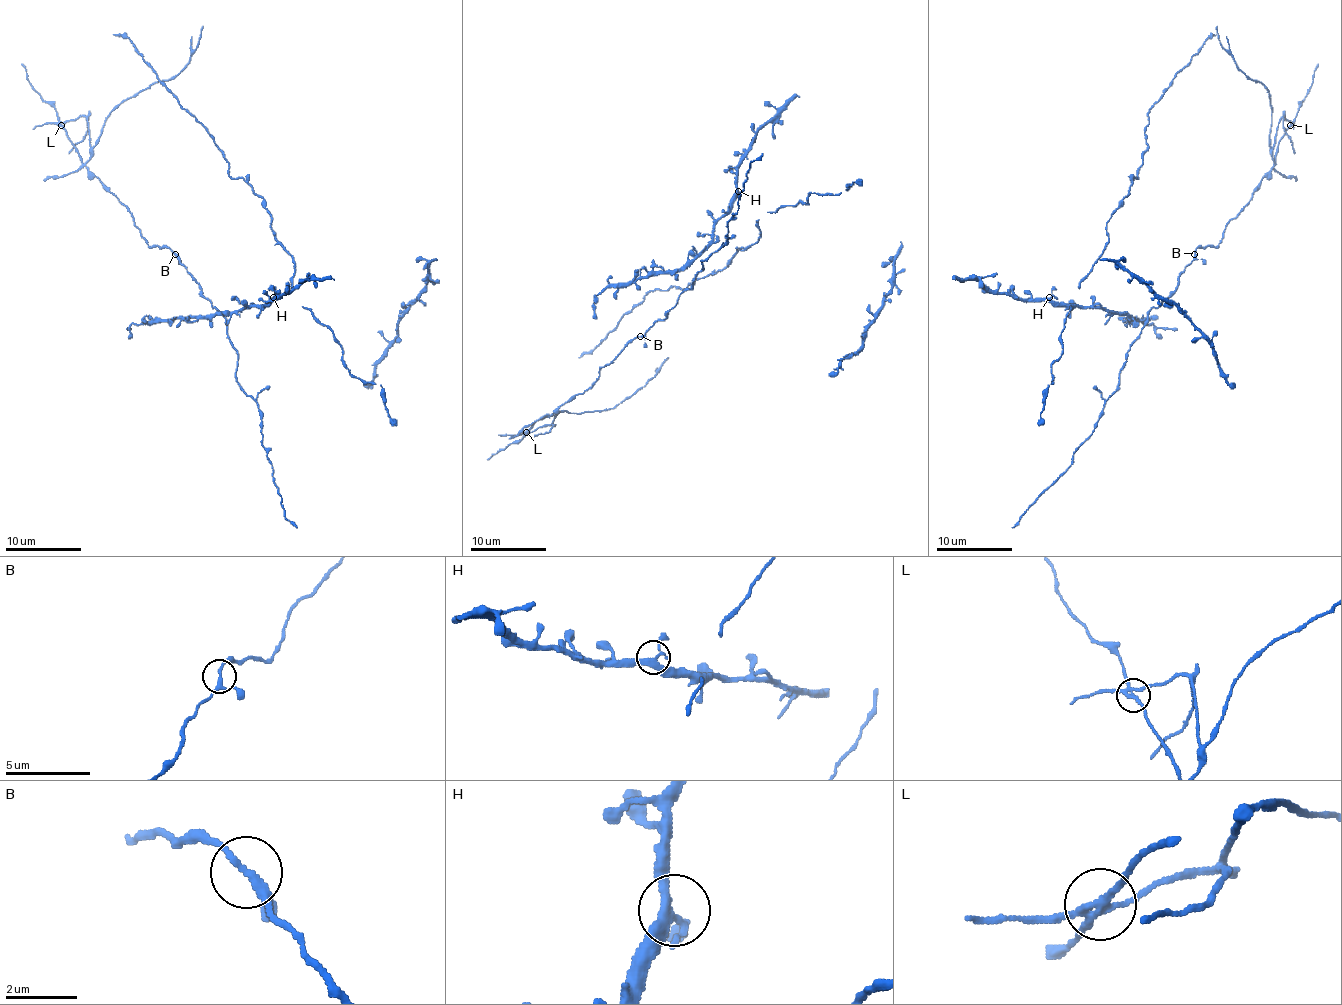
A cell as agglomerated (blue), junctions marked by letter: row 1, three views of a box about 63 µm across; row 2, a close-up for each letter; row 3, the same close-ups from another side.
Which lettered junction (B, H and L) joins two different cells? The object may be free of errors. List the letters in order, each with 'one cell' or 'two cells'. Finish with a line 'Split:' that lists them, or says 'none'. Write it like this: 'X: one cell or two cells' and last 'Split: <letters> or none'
B: one cell
H: one cell
L: two cells
Split: L

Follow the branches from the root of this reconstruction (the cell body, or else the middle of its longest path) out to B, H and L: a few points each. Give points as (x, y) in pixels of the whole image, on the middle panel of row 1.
B: (684, 268), (676, 277), (691, 283), (691, 287), (680, 294), (678, 302), (663, 319), (640, 336)
H: (684, 268), (708, 243), (714, 223), (738, 191)
L: (684, 268), (676, 277), (691, 287), (669, 313), (633, 338), (586, 391), (527, 432)

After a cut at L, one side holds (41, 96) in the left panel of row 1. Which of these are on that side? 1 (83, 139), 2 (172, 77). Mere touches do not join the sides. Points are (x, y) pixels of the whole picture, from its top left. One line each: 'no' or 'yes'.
1: no
2: no

